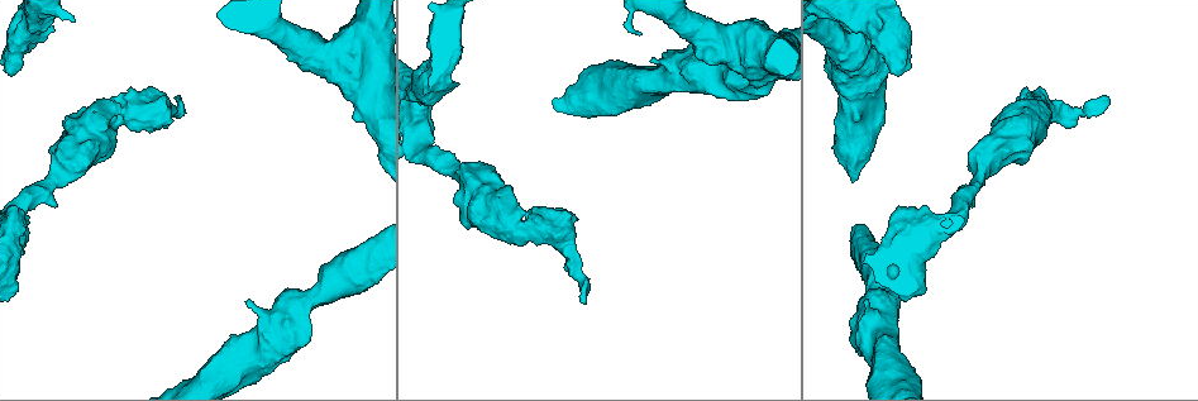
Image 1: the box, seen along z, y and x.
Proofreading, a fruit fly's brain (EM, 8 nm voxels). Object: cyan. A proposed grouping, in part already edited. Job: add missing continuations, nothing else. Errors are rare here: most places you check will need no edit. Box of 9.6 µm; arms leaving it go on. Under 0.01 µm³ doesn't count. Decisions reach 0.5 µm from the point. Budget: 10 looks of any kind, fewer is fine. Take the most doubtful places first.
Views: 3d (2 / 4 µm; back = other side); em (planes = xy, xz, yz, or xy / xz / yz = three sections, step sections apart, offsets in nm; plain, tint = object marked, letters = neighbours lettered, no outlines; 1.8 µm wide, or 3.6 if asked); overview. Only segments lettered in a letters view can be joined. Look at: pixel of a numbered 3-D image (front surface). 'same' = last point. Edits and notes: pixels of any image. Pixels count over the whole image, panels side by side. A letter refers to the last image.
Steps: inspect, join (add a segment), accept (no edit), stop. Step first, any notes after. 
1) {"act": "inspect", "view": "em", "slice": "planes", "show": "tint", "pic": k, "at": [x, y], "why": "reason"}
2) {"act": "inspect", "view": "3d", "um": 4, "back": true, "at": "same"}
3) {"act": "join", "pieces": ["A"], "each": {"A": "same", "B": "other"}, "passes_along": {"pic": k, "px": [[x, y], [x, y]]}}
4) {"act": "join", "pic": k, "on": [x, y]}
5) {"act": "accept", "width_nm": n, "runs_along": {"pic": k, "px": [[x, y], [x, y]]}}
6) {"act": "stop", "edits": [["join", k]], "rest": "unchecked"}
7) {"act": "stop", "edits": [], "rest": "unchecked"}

{"act": "inspect", "view": "em", "slice": "xz", "step": 4, "show": "letters", "pic": 1, "at": [1107, 99], "why": "end of a long branch"}

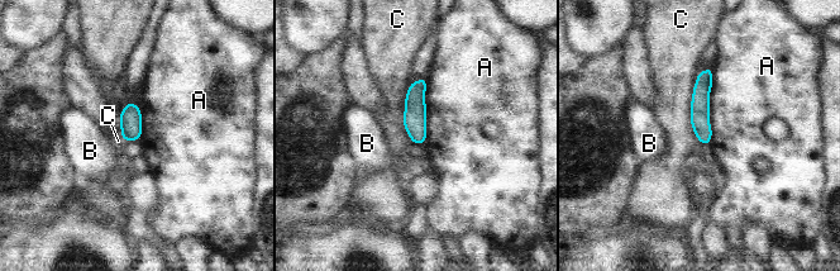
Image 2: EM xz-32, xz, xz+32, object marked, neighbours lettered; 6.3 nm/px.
{"act": "accept", "each": {"A": "other", "B": "other", "C": "other"}, "found": "none of them fits"}

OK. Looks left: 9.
{"act": "inspect", "view": "3d", "um": 2, "pic": 1, "at": [910, 68], "why": "thick end"}

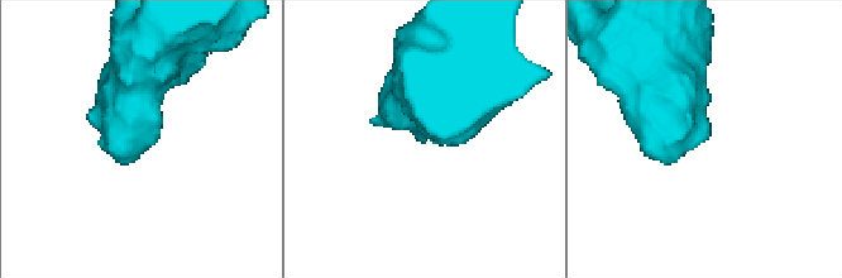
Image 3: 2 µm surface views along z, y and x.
{"act": "inspect", "view": "em", "slice": "xy", "step": 4, "show": "tint", "pic": 3, "at": [417, 138]}

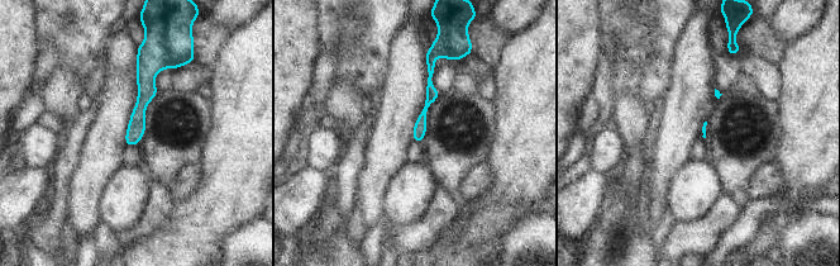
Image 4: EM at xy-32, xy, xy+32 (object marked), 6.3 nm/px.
{"act": "inspect", "view": "em", "slice": "yz", "step": 16, "show": "letters", "at": "same"}

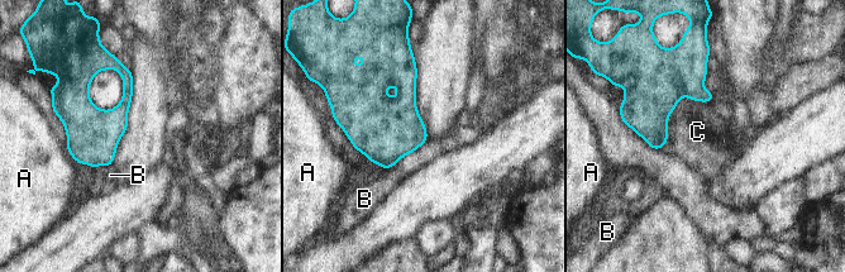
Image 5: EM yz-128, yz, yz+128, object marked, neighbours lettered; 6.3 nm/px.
{"act": "accept", "each": {"A": "other", "B": "other", "C": "other"}, "border": {"pic": 5, "px": [[428, 138], [386, 170]]}, "found": "no lettered segment goes on from it"}

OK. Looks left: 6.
{"act": "inspect", "view": "em", "slice": "planes", "show": "tint", "pic": 1, "at": [867, 301], "why": "thick end"}

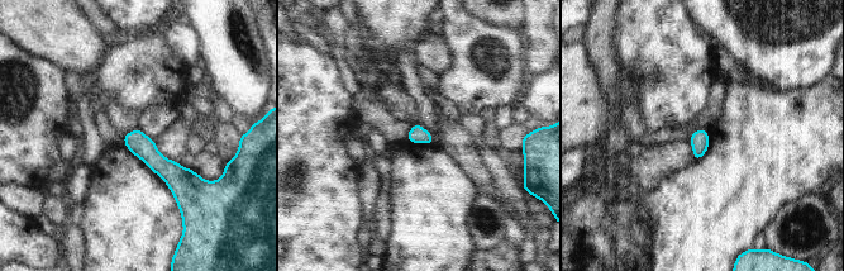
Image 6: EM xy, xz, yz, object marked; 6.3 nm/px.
{"act": "inspect", "view": "em", "slice": "planes", "show": "letters", "at": "same", "why": "see the neighbours"}

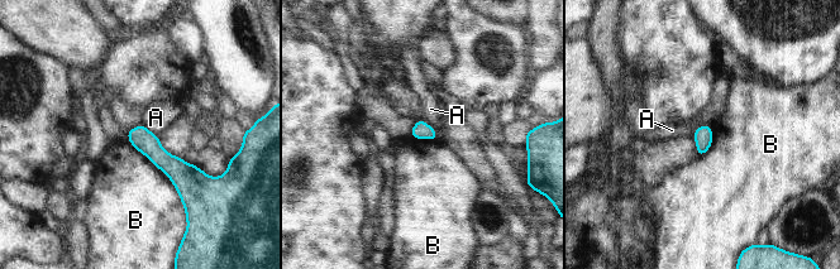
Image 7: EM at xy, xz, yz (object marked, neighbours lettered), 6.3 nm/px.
{"act": "accept", "each": {"A": "other", "B": "other"}, "runs_along": {"pic": 7, "px": [[130, 134], [185, 177], [197, 181]]}, "found": "no lettered segment goes on from it"}

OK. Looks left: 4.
{"act": "inspect", "view": "3d", "um": 2, "pic": 1, "at": [902, 208], "why": "free end"}

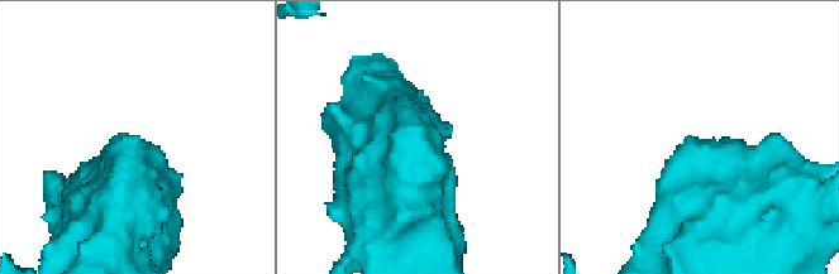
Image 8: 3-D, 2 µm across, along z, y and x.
{"act": "inspect", "view": "em", "slice": "planes", "show": "plain", "pic": 8, "at": [429, 145], "why": "need the tissue"}

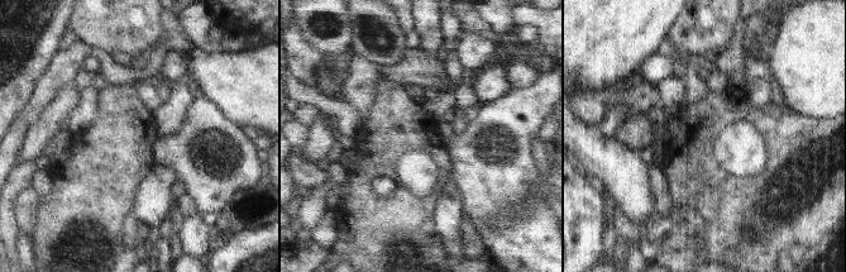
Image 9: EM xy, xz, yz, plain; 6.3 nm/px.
{"act": "inspect", "view": "em", "slice": "planes", "show": "letters", "at": "same"}

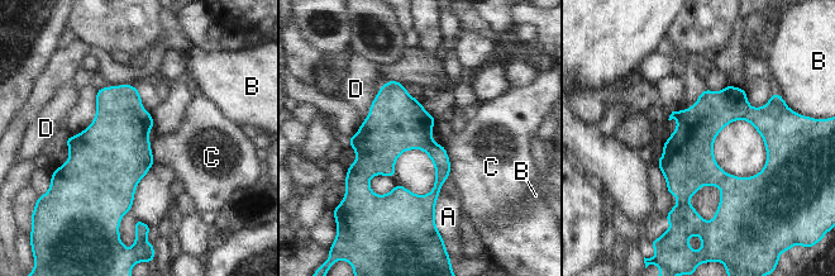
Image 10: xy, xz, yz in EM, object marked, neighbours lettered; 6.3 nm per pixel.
{"act": "accept", "width_nm": 320, "each": {"A": "other", "B": "other", "C": "other", "D": "other"}, "found": "no lettered segment goes on from it"}

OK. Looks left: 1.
{"act": "stop", "edits": [], "rest": "unchecked"}

